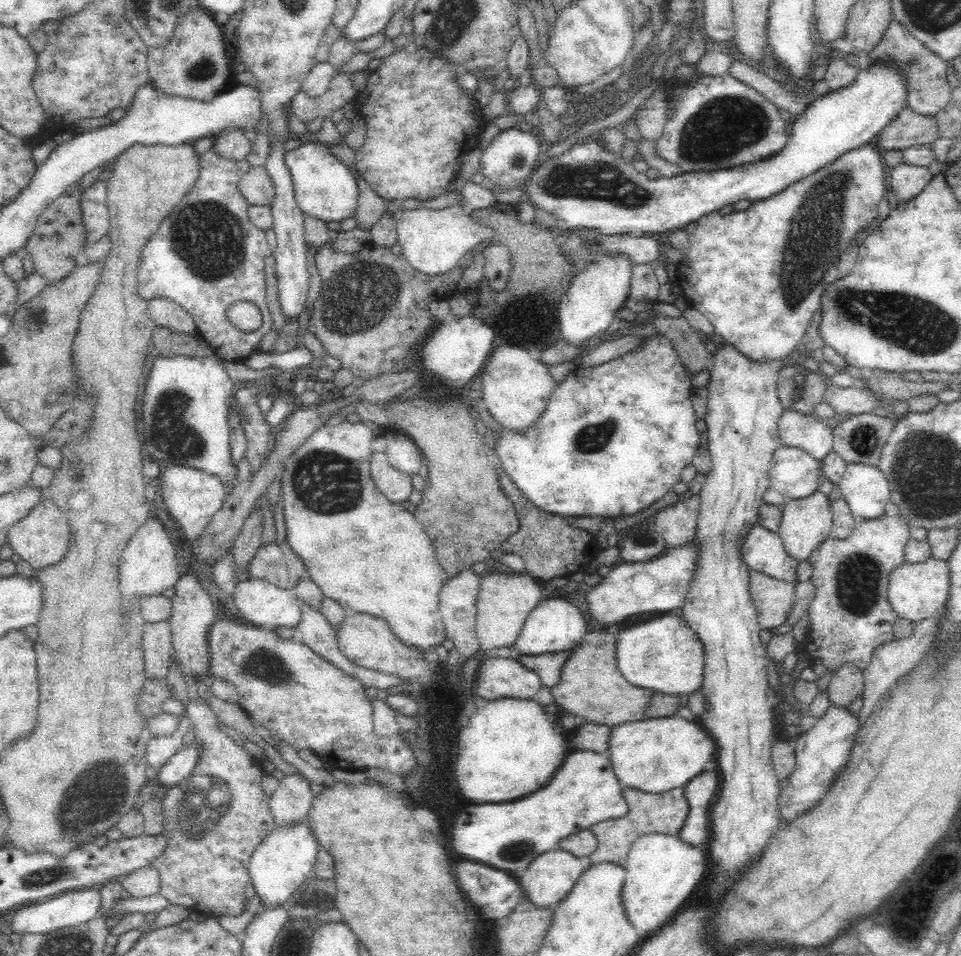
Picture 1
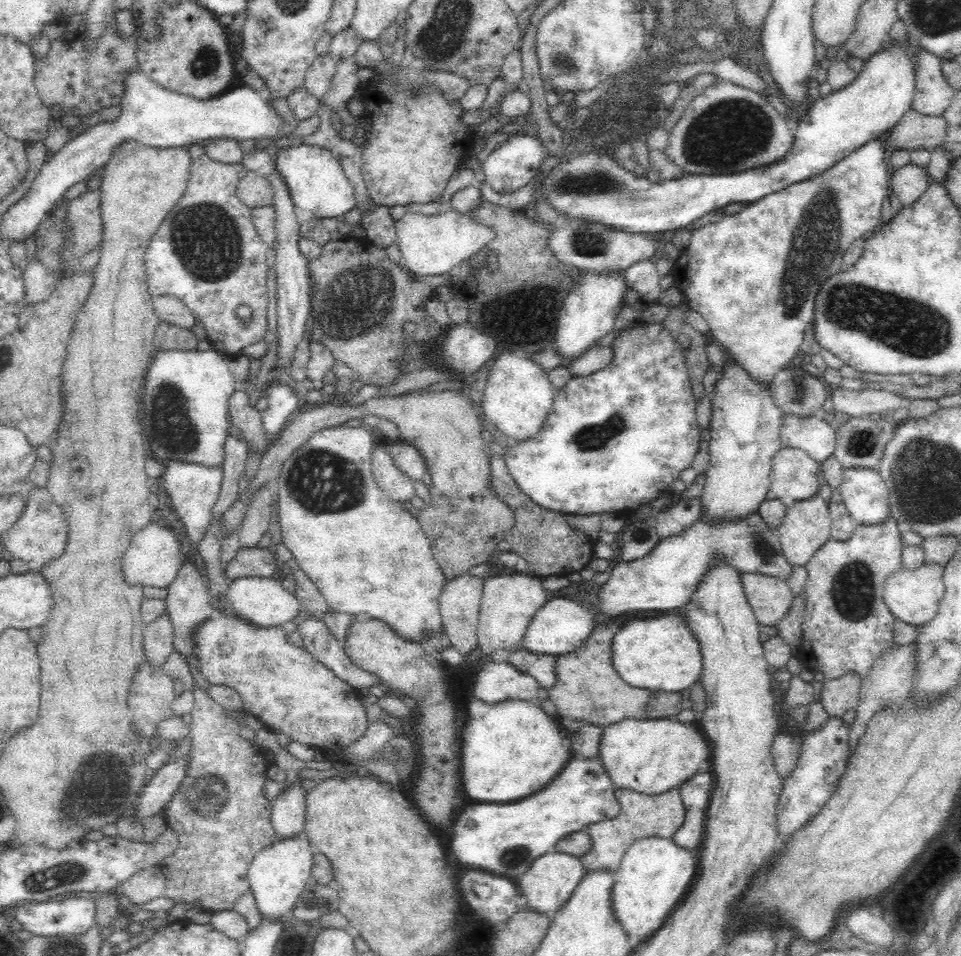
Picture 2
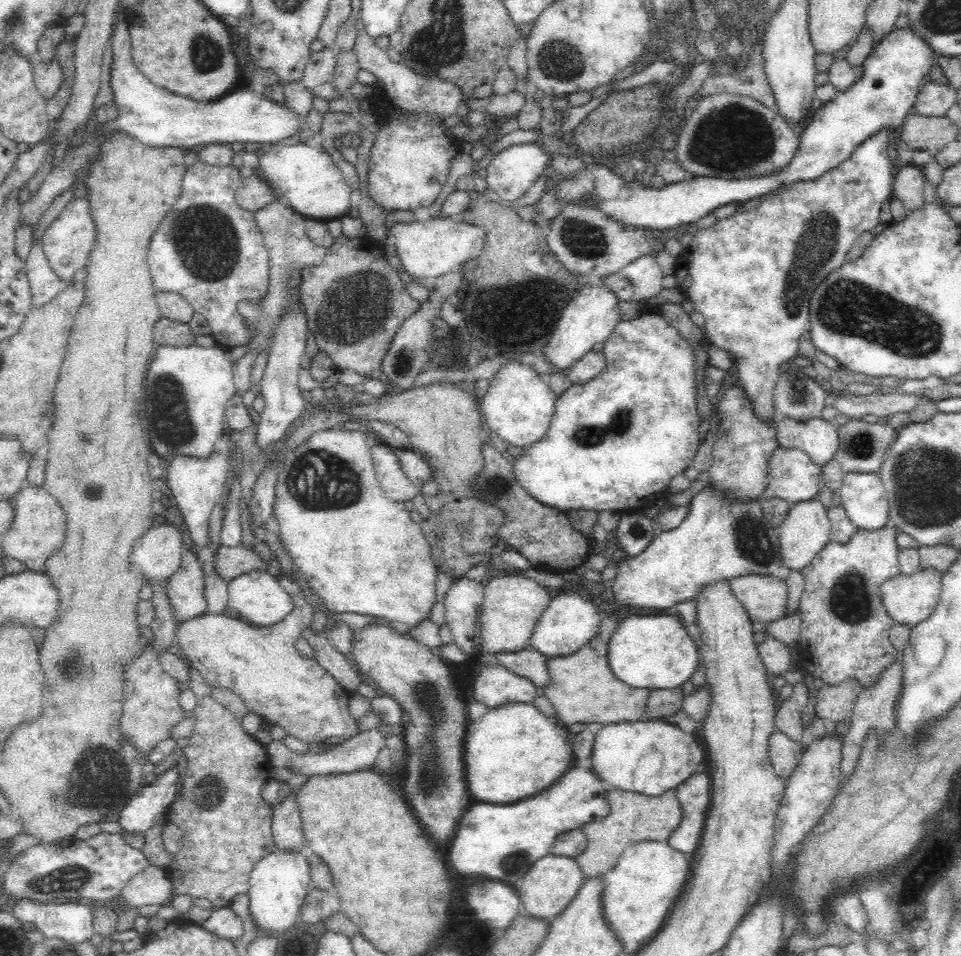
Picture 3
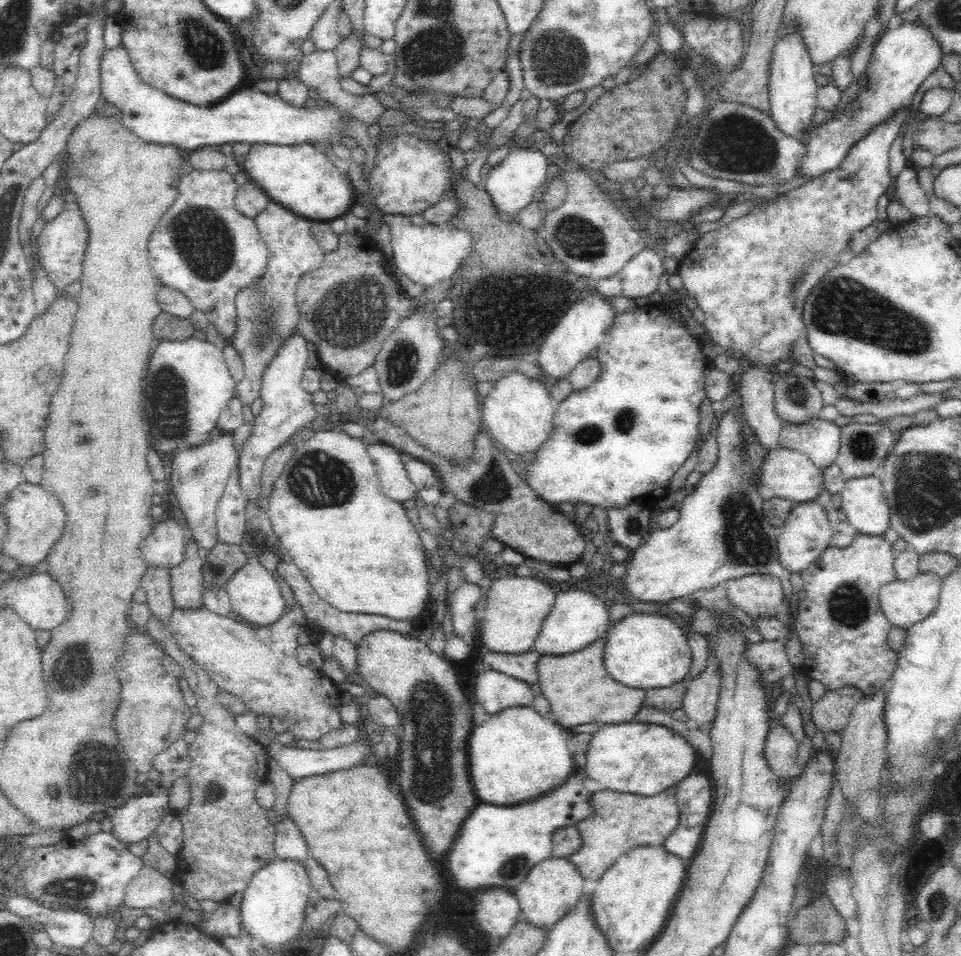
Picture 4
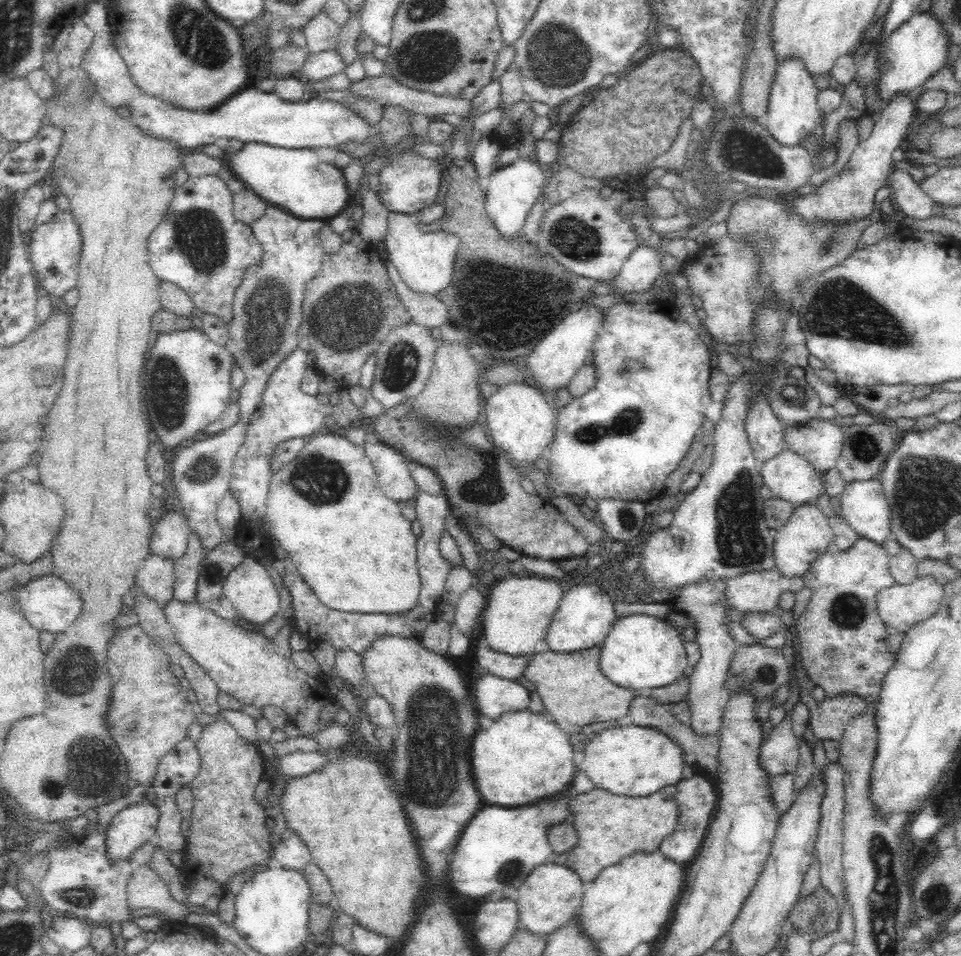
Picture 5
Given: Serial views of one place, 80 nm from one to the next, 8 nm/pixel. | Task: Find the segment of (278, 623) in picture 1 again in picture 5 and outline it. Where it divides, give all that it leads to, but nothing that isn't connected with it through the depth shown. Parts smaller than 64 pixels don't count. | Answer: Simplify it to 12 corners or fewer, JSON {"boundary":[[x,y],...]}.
{"boundary":[[245,557],[222,590],[239,618],[269,622],[280,607],[266,566]]}

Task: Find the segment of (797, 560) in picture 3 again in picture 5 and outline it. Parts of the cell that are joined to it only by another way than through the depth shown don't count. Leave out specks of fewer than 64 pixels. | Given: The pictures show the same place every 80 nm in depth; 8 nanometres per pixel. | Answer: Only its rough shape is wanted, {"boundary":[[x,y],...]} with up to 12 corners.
{"boundary":[[817,503],[775,531],[774,566],[803,577],[834,531]]}

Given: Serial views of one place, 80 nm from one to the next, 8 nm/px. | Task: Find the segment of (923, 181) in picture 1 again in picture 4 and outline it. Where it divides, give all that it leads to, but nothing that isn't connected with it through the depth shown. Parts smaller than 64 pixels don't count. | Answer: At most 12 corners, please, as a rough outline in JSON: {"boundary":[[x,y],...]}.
{"boundary":[[908,165],[894,194],[912,217],[930,214],[929,197]]}

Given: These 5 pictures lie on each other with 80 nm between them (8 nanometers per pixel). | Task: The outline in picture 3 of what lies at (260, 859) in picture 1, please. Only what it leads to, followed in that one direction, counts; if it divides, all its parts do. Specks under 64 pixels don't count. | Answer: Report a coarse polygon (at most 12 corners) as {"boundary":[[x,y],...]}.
{"boundary":[[280,851],[250,873],[261,936],[289,934],[311,878],[307,852]]}

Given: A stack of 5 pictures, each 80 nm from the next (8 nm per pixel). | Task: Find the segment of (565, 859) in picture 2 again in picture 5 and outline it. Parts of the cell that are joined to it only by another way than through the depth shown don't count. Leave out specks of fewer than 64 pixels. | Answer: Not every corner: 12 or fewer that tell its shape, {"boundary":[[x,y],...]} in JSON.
{"boundary":[[550,863],[514,896],[520,927],[544,937],[576,915],[584,882]]}

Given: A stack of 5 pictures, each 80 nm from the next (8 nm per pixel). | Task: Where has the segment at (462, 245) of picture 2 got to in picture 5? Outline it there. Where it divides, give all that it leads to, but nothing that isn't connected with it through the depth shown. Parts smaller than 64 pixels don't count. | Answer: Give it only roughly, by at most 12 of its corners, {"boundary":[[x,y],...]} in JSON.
{"boundary":[[389,211],[388,262],[415,293],[450,284],[460,238]]}

